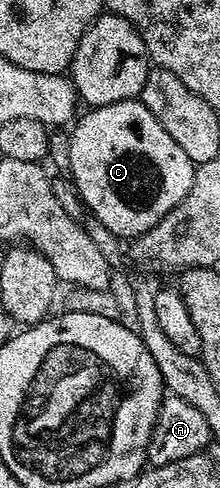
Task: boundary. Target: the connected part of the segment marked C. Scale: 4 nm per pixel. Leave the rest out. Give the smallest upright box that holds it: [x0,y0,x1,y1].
[66,98,197,240]

